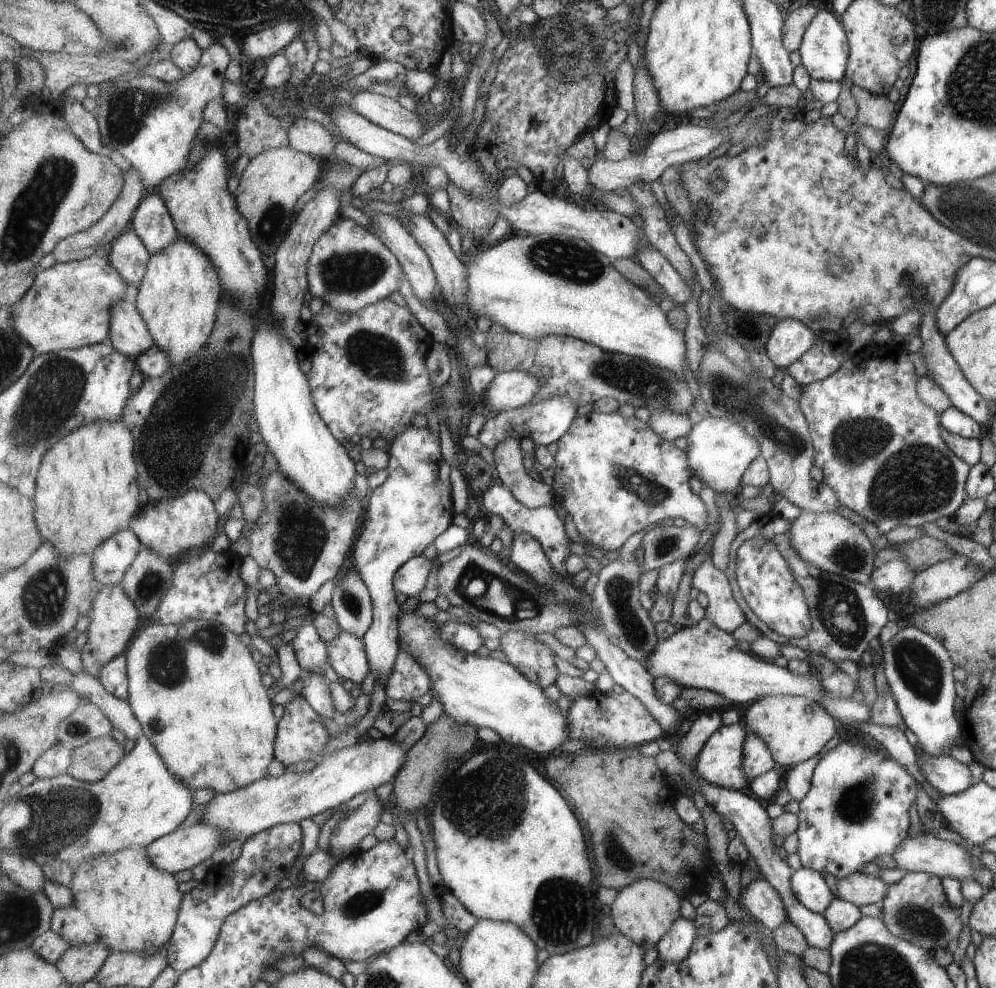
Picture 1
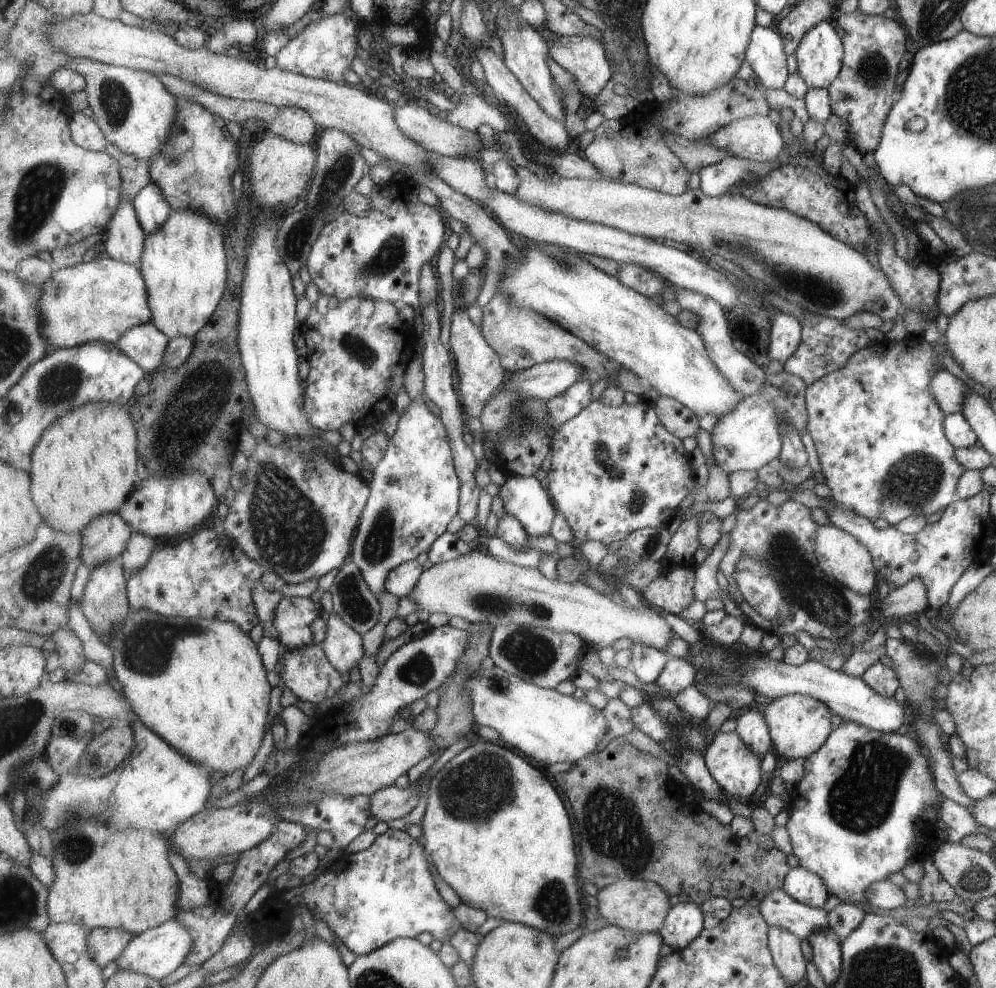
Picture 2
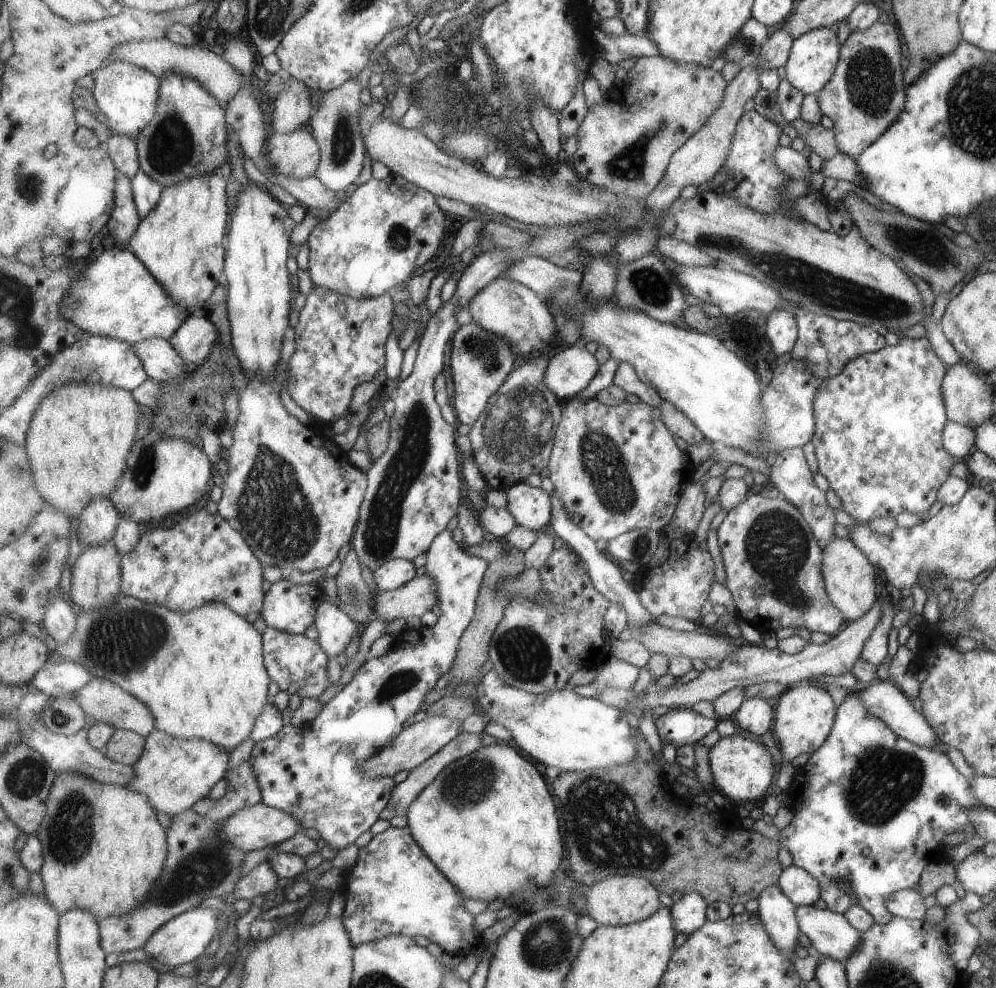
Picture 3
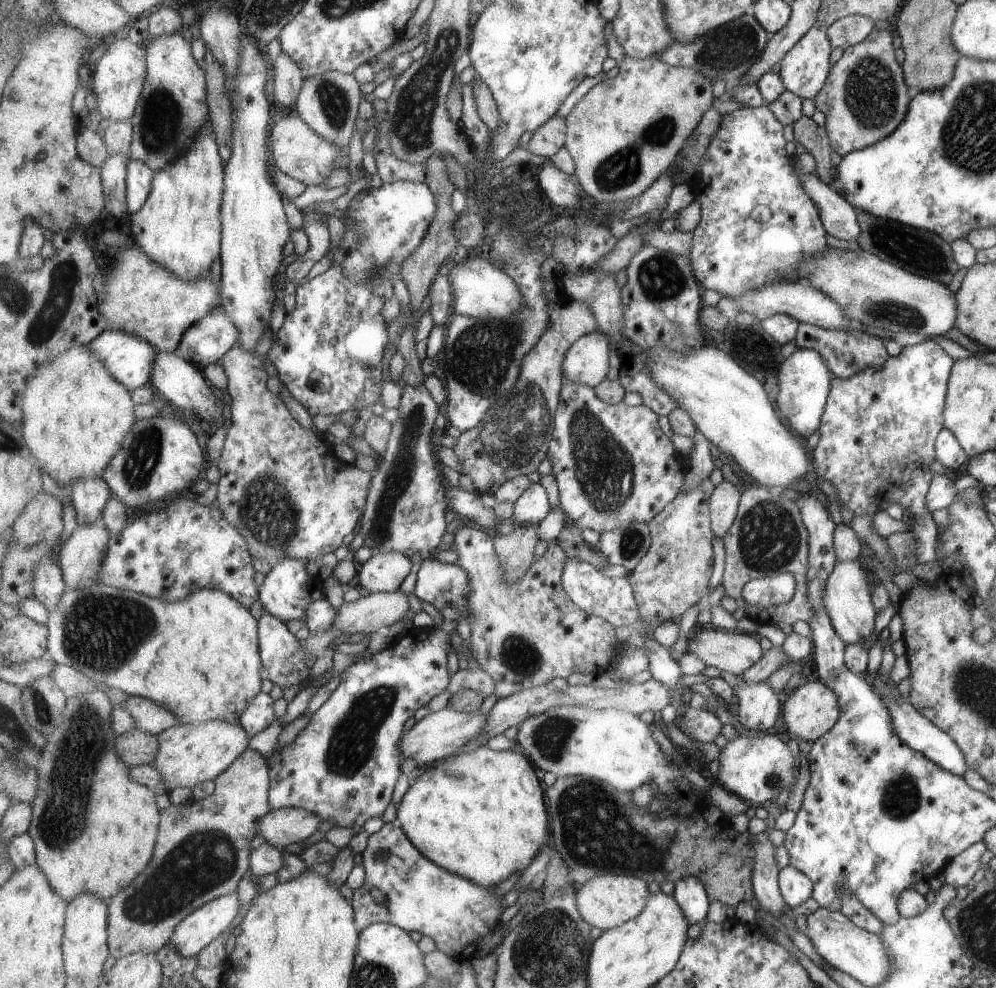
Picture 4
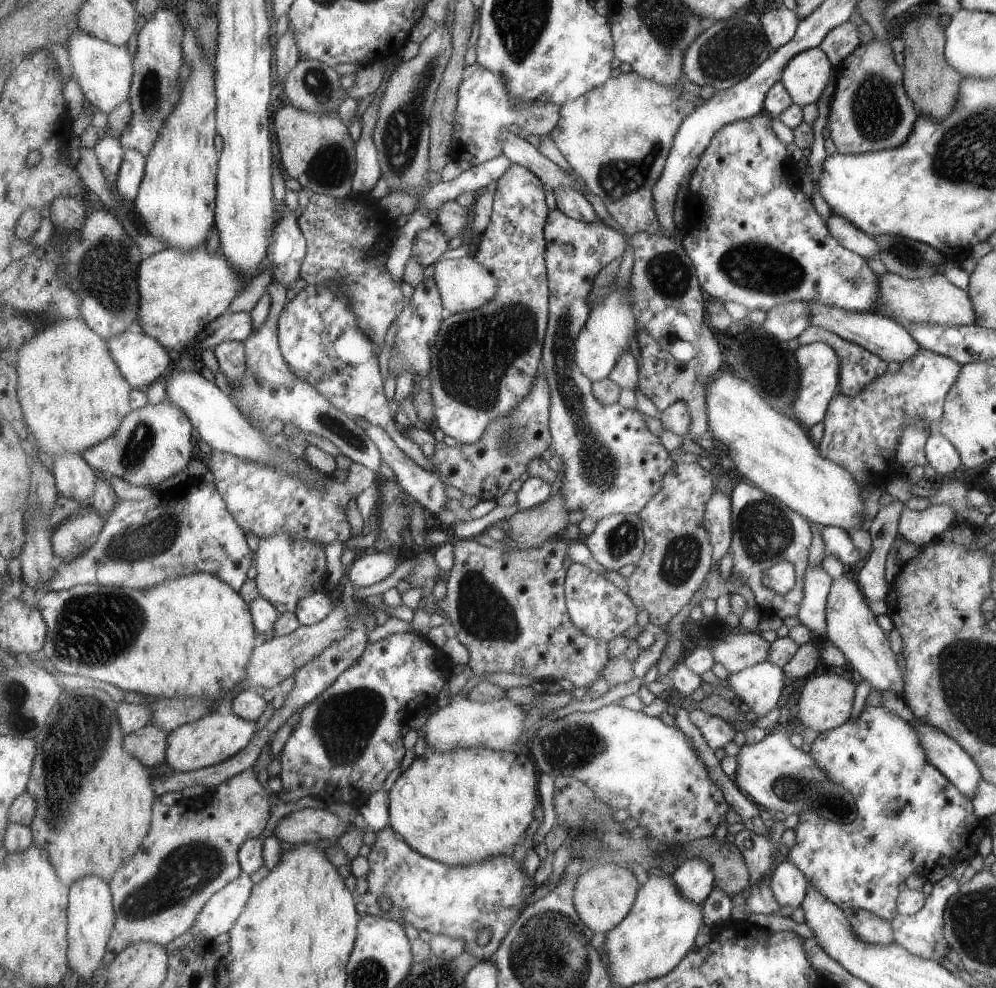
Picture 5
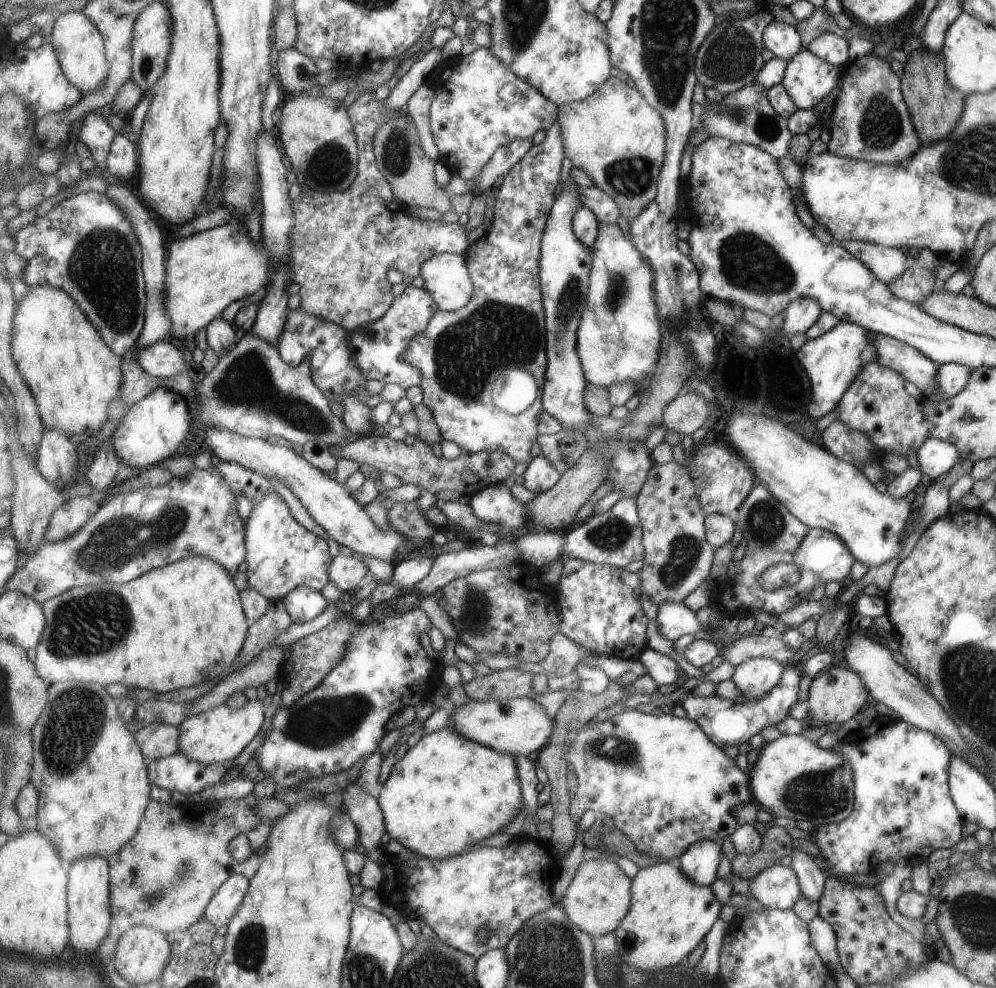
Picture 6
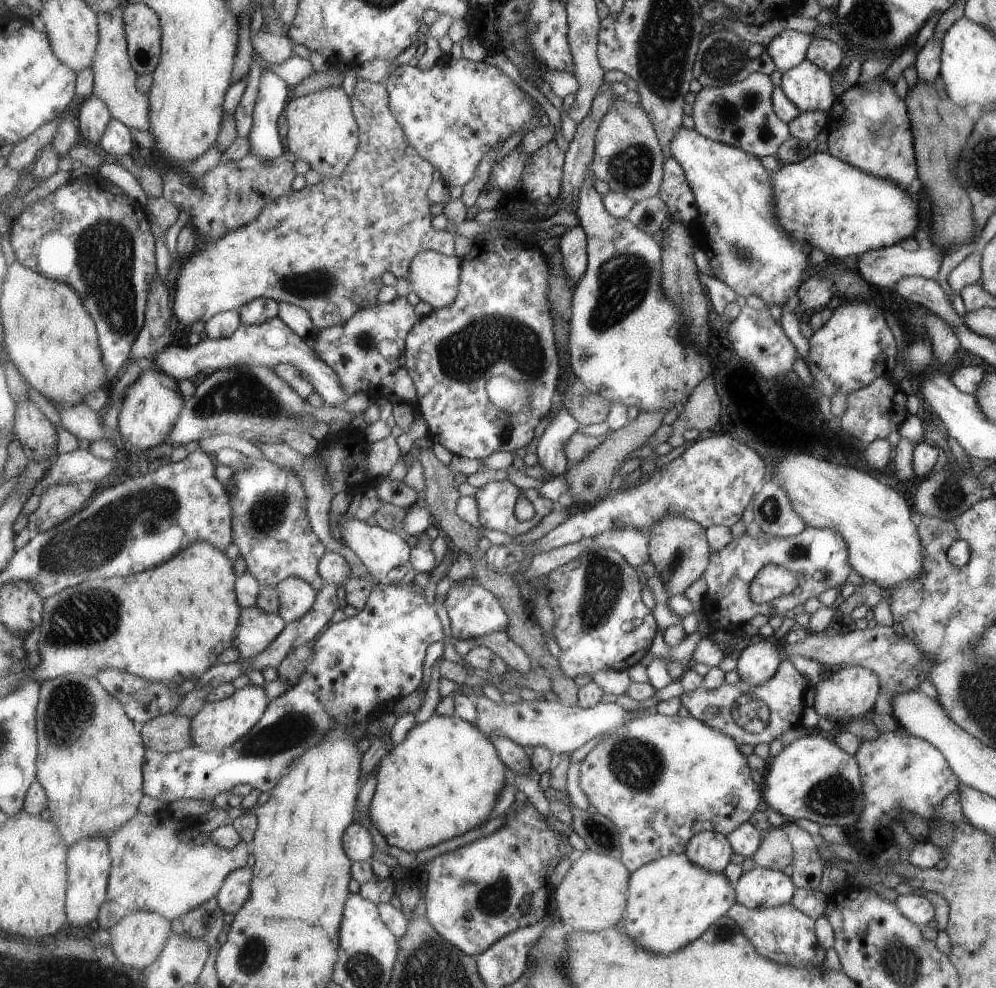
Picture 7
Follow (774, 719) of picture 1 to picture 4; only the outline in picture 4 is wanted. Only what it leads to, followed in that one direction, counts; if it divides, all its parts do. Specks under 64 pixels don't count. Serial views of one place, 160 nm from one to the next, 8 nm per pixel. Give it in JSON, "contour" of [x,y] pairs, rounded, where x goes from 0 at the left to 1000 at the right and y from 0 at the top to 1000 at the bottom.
{"contour":[[[811,686],[799,695],[785,714],[786,731],[792,747],[816,751],[828,744],[841,729],[844,718],[841,716],[841,705],[830,696],[824,688]]]}

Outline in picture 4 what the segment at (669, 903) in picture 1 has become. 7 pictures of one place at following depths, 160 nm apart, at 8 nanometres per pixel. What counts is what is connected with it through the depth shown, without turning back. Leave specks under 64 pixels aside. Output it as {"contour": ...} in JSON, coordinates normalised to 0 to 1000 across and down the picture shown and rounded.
{"contour":[[[613,884],[597,887],[591,894],[581,898],[578,906],[580,907],[581,921],[588,932],[601,938],[605,943],[644,926],[656,907],[652,903],[652,895],[649,891],[639,887]]]}

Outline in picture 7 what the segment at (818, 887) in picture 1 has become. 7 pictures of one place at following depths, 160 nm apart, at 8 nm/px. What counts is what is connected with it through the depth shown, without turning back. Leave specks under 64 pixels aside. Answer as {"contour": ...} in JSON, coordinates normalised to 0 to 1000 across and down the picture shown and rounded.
{"contour":[[[757,878],[738,896],[741,913],[752,919],[774,919],[792,914],[800,899],[784,882]]]}

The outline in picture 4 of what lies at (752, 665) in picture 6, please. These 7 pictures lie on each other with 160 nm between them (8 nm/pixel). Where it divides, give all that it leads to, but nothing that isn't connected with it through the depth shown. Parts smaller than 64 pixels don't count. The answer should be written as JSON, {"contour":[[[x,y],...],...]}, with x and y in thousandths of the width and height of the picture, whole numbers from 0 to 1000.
{"contour":[[[728,678],[723,680],[722,685],[735,695],[735,702],[741,706],[739,727],[745,735],[760,741],[774,737],[785,719],[780,701],[768,689],[752,692],[743,684]]]}

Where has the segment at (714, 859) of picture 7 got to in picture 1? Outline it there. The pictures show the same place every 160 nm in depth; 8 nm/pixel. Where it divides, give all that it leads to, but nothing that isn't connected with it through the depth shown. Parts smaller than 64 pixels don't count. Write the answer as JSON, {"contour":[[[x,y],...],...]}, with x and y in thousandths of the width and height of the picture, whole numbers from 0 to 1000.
{"contour":[[[682,928],[673,942],[662,952],[662,969],[673,975],[681,975],[692,968],[696,955],[702,948],[696,931]]]}

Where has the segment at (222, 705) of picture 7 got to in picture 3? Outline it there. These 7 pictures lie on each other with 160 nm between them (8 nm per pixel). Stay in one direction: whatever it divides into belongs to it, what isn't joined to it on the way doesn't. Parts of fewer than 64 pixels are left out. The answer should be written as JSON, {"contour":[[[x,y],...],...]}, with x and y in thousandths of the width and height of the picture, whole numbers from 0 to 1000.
{"contour":[[[158,737],[147,748],[143,766],[134,775],[136,787],[128,797],[148,805],[158,822],[176,828],[192,820],[196,812],[210,807],[214,796],[227,787],[230,762],[209,749],[180,747]]]}

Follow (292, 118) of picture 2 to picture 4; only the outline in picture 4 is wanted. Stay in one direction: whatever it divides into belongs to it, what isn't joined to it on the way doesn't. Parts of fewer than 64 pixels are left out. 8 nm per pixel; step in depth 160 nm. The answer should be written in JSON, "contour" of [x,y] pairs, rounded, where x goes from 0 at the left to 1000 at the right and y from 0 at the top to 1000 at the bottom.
{"contour":[[[282,53],[274,66],[273,80],[278,105],[297,113],[299,99],[307,82],[303,69],[289,55]]]}

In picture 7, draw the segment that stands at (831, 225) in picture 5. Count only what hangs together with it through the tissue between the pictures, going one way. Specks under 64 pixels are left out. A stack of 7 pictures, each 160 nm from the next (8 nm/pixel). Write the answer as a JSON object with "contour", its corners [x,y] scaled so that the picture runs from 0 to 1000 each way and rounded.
{"contour":[[[899,247],[882,251],[881,253],[869,253],[859,258],[859,272],[874,289],[881,289],[881,291],[887,291],[887,294],[895,294],[905,281],[927,280],[939,282],[943,269],[945,269],[946,261],[945,255],[938,250],[931,252],[922,251],[915,255]]]}

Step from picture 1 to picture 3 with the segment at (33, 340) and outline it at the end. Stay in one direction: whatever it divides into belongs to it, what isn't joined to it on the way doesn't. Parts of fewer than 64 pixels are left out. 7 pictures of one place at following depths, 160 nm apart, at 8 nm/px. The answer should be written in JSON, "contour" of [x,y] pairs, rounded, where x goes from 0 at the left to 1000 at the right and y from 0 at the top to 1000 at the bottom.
{"contour":[[[112,248],[85,269],[82,278],[71,288],[62,304],[62,319],[89,339],[101,339],[131,347],[154,341],[171,343],[177,334],[192,320],[176,308],[168,293],[150,275],[147,267],[128,250]]]}

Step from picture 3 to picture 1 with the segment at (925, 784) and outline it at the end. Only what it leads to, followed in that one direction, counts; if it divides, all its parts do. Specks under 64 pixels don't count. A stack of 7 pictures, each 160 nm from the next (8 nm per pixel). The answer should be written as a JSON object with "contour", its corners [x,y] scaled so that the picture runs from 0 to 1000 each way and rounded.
{"contour":[[[844,751],[829,761],[817,775],[812,800],[801,812],[798,846],[805,877],[820,883],[832,883],[841,890],[862,882],[865,874],[884,864],[897,866],[896,862],[901,860],[911,846],[911,820],[921,802],[919,793],[898,767],[891,767],[885,761],[877,761],[864,753]]]}

